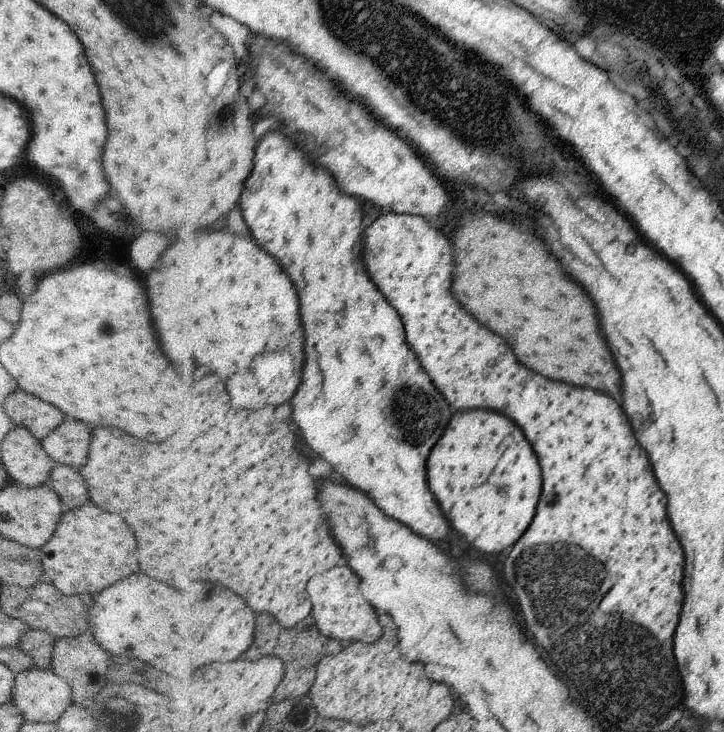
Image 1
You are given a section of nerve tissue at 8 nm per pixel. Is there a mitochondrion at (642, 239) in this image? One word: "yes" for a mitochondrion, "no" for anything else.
no

